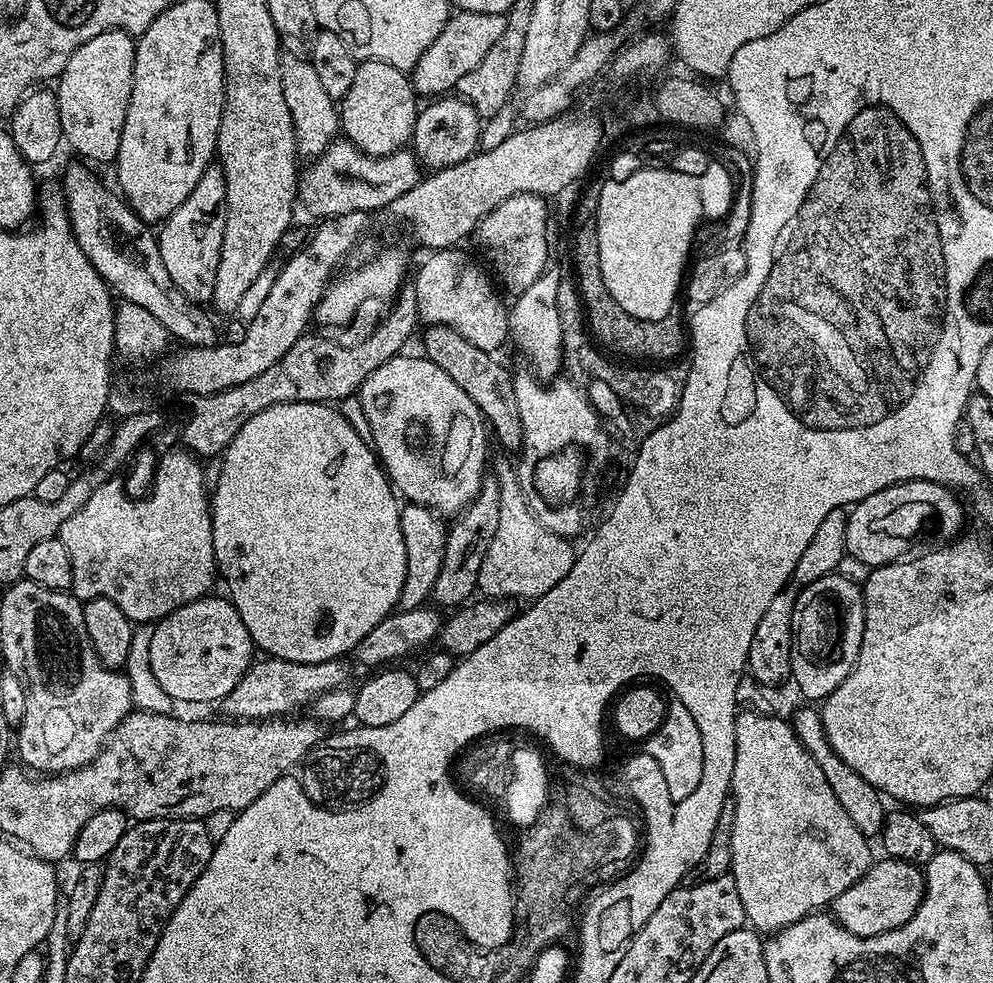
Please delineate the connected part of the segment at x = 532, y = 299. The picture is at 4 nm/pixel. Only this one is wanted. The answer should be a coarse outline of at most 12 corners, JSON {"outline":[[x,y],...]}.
{"outline":[[546,270],[507,309],[508,335],[535,375],[561,371],[560,272]]}

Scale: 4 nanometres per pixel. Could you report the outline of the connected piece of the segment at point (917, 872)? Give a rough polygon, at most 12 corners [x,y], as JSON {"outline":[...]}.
{"outline":[[880,858],[830,915],[855,936],[906,926],[924,873]]}

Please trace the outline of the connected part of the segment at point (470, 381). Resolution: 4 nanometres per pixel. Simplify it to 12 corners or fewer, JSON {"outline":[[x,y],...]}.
{"outline":[[445,325],[425,327],[423,355],[478,406],[502,447],[521,447],[508,373]]}

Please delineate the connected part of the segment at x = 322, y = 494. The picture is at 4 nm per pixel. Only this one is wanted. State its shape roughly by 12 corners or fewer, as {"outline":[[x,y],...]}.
{"outline":[[332,404],[254,414],[210,496],[261,653],[347,657],[401,505]]}

